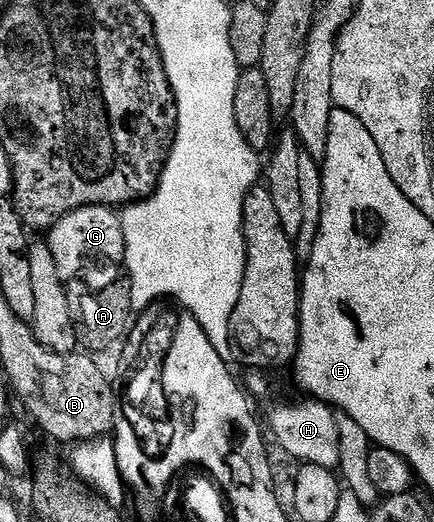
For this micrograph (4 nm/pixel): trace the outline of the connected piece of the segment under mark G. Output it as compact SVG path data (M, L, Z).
M87 204L85 208L66 214L52 225L46 243L50 246L50 254L54 254L54 266L58 266L58 274L66 282L83 278L91 283L93 289L99 290L121 279L125 271L124 221L117 209L107 208L104 204Z

